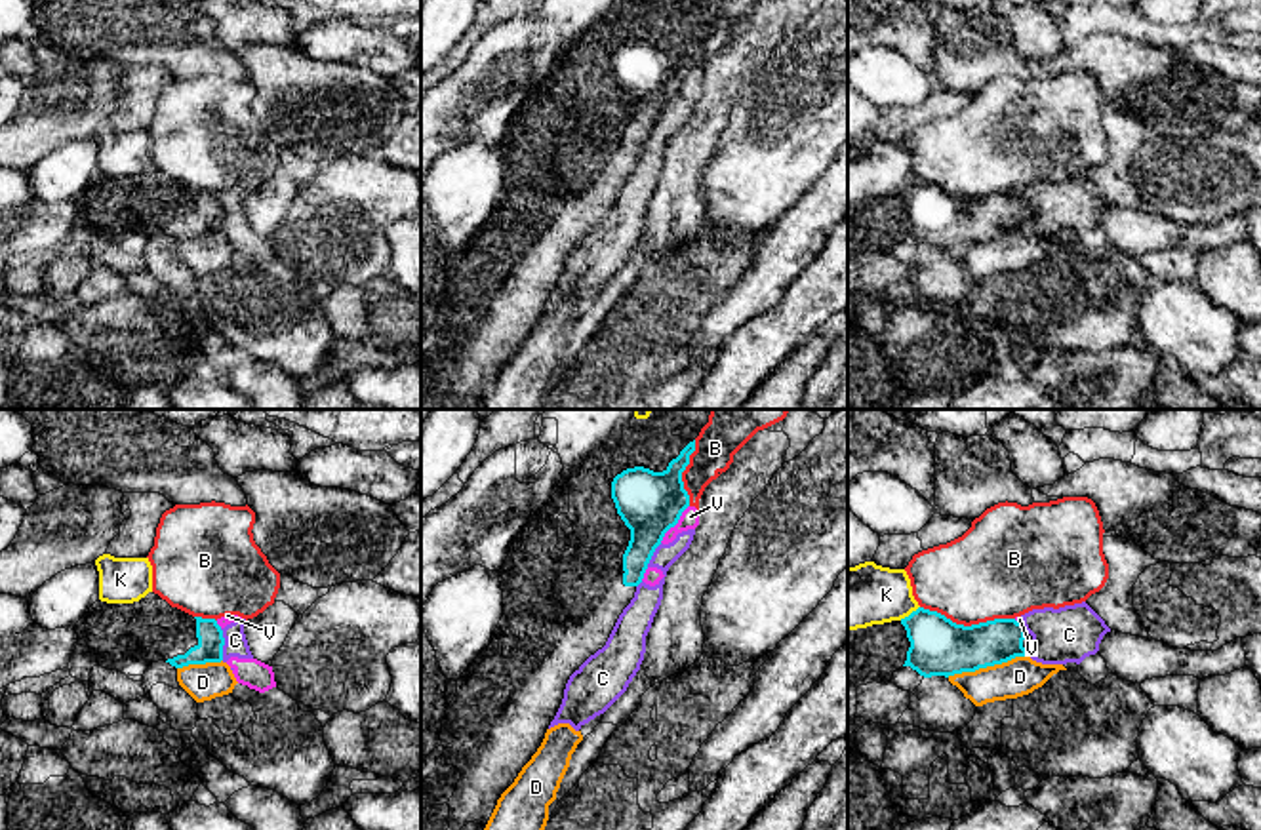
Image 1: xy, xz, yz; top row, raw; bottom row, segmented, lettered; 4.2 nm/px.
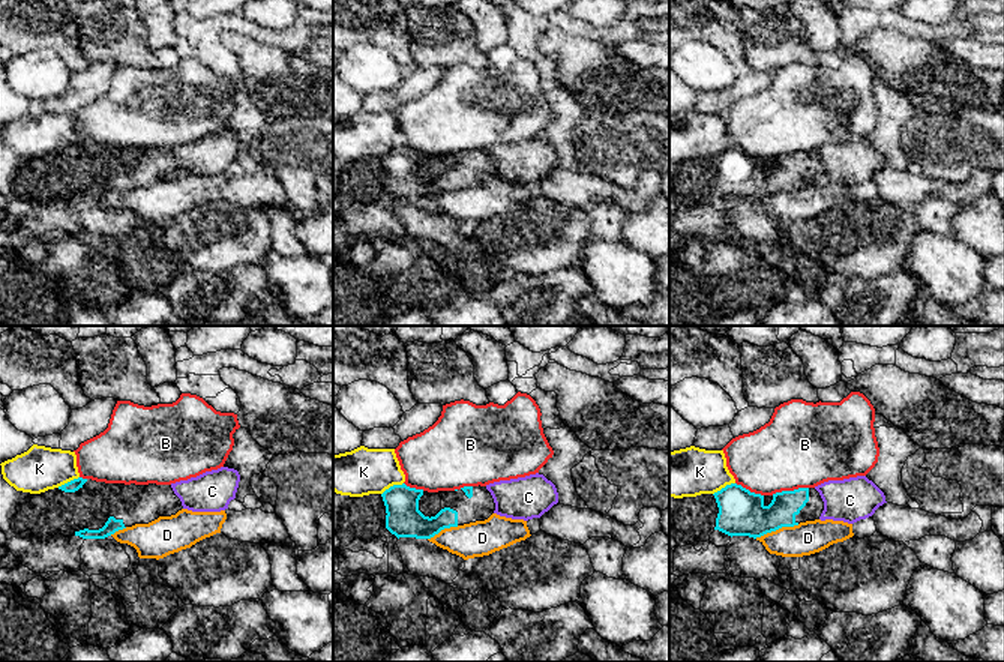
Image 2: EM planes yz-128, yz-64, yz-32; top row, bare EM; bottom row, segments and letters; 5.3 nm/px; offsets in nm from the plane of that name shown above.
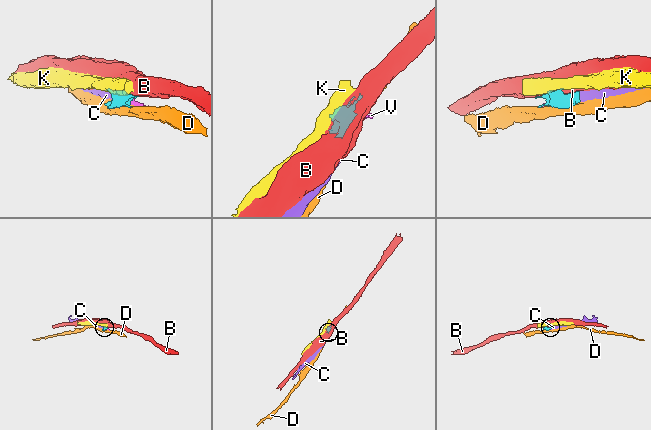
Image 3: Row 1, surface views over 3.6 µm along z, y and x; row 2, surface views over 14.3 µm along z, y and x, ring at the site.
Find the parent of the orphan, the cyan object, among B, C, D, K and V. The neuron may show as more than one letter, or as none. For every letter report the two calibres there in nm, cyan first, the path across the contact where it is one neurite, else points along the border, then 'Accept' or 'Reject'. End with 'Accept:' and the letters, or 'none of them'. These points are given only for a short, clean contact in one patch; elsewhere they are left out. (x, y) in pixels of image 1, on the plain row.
B: Thickness 240 nm (cyan) against 380 nm. Reject
C: Thickness 110 nm (cyan) against 100 nm. Boundary: xy (220, 202), (223, 233). Reject
D: Thickness 240 nm (cyan) against 160 nm. Reject
K: Thickness 240 nm (cyan) against 260 nm. Boundary: yz (919, 179), (900, 193). Reject
V: Thickness 280 nm (cyan) against 80 nm. Boundary: xz (688, 79), (660, 115). Reject
Accept: none of them

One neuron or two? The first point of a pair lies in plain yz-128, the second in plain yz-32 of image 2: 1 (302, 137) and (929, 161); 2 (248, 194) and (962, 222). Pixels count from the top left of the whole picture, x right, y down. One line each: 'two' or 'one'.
1: one
2: two

